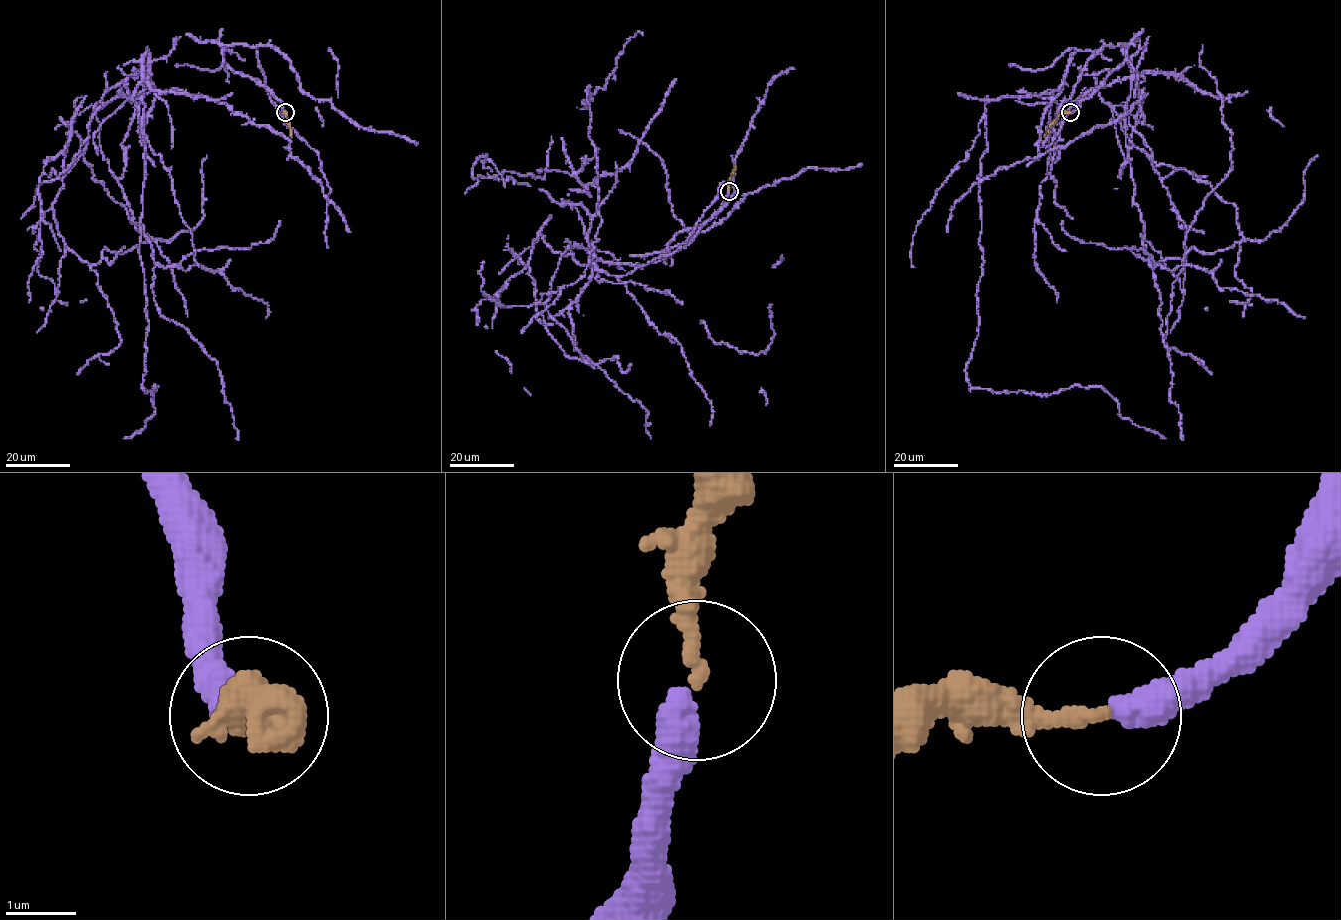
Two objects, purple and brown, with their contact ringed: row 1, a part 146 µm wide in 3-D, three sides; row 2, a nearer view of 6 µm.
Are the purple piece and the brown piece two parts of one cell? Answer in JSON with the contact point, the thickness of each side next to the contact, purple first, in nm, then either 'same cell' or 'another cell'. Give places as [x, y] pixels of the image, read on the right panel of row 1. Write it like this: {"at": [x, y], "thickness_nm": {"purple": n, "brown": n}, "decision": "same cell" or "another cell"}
{"at": [1070, 112], "thickness_nm": {"purple": 440, "brown": 240}, "decision": "same cell"}

